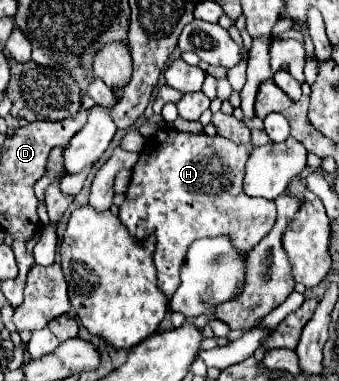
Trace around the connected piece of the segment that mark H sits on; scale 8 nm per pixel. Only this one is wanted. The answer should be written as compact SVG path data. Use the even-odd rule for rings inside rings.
M163 128L147 138L133 166L125 202L119 206L119 218L139 242L155 236L153 264L159 290L167 294L167 300L179 288L179 270L191 242L209 236L229 236L233 242L239 242L239 252L249 252L273 228L275 204L263 198L249 198L243 192L245 162L251 150L251 144L235 144L219 134L187 134L173 128Z

